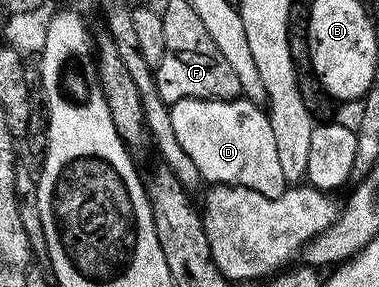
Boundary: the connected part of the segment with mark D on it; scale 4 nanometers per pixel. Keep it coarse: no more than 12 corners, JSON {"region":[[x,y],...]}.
{"region":[[244,96],[169,106],[209,184],[283,189],[269,115]]}

